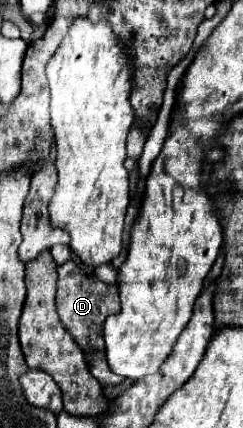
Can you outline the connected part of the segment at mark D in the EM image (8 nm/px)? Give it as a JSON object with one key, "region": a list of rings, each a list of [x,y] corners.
{"region":[[[66,261],[58,267],[58,293],[56,293],[56,307],[62,325],[68,333],[76,339],[84,353],[92,349],[104,349],[102,341],[102,323],[108,315],[120,311],[120,297],[116,285],[108,285],[100,281],[93,274],[88,275],[80,269],[78,263]]]}

